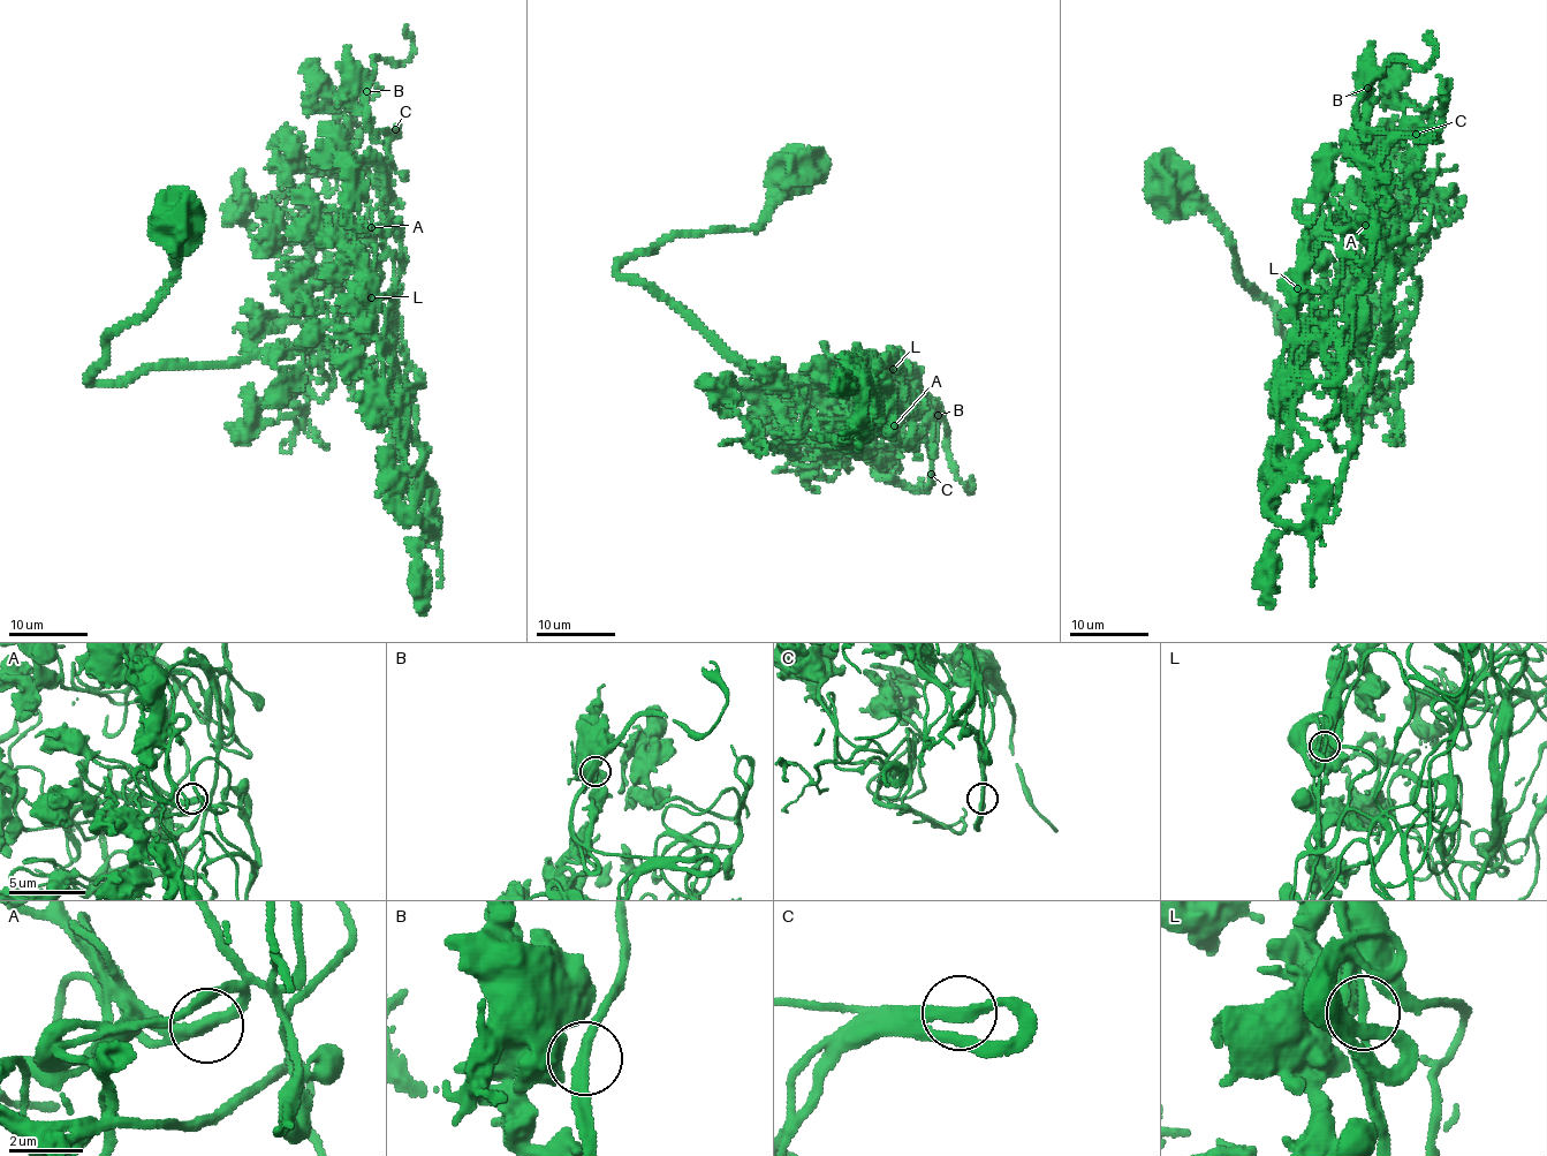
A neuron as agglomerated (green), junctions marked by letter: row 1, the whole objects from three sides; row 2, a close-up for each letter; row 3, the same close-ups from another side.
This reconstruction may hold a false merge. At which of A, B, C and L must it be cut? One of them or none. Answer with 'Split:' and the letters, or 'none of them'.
Split: none of them

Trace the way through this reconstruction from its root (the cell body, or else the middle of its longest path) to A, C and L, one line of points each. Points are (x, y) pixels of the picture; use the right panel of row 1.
A: (1169, 182), (1228, 238), (1243, 280), (1301, 350), (1388, 334), (1392, 266), (1365, 224)
C: (1169, 182), (1228, 238), (1243, 280), (1301, 350), (1382, 344), (1392, 257), (1371, 199), (1379, 156), (1416, 133)
L: (1169, 182), (1228, 238), (1243, 280), (1301, 350), (1388, 334), (1385, 252), (1355, 264), (1322, 240), (1297, 289)

